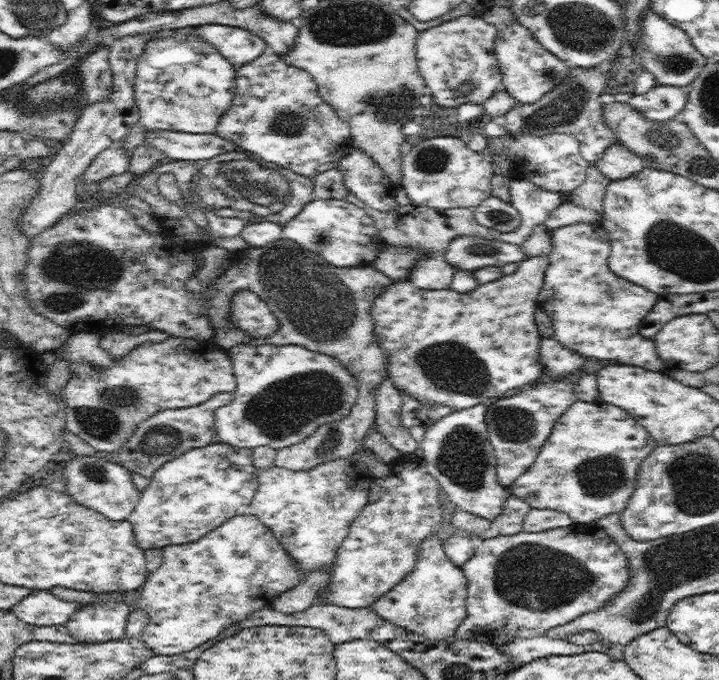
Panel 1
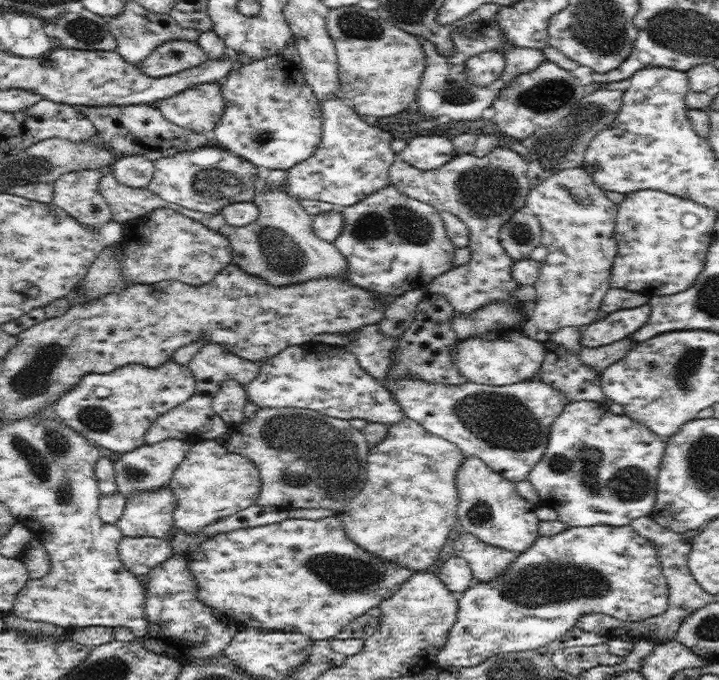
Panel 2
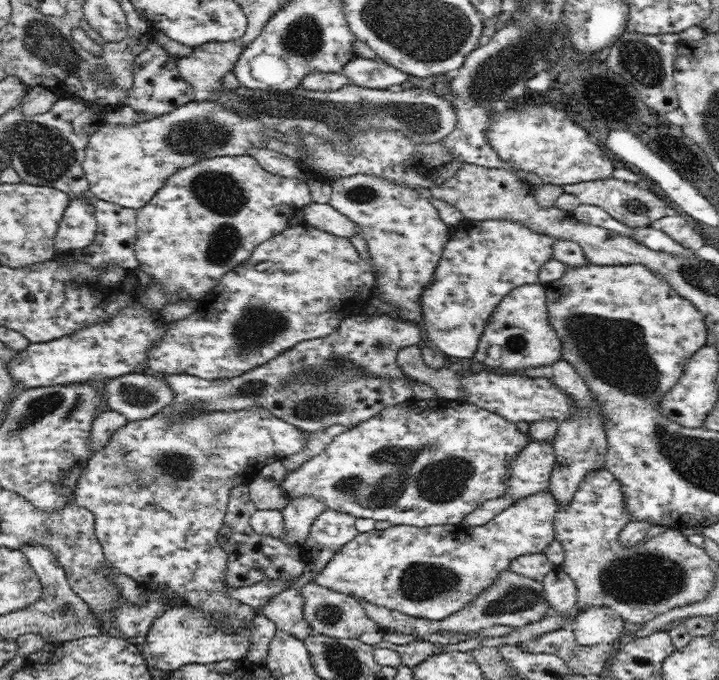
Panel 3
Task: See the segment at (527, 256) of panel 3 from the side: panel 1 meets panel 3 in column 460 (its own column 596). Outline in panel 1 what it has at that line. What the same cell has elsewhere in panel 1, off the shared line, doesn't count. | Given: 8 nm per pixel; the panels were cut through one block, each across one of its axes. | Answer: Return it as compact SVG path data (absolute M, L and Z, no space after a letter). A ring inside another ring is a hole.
M584 221L553 229L551 243L553 249L549 255L544 284L538 294L538 306L552 319L556 340L582 356L617 360L620 364L638 365L653 371L668 371L669 367L660 358L655 342L644 338L639 331L641 321L654 308L660 295L623 279L610 270L608 258L612 250L611 242L600 222Z

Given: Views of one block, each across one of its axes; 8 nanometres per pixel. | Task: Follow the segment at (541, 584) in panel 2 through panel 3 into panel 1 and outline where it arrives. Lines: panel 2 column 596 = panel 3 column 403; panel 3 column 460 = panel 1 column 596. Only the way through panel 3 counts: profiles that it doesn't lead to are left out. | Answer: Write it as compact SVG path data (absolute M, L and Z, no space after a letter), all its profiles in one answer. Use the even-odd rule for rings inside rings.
M578 524L542 532L520 531L510 536L495 536L478 541L472 558L461 566L468 582L467 615L454 635L472 639L494 636L502 628L516 626L520 638L536 638L551 628L572 622L580 615L604 606L616 594L624 591L630 580L624 551L611 535L597 524Z

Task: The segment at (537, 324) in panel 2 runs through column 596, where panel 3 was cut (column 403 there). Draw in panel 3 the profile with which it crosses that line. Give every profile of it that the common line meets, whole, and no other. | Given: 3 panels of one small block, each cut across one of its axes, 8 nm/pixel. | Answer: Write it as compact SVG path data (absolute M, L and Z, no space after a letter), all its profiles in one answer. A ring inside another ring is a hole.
M358 172L330 183L329 203L360 227L362 237L368 243L380 297L392 305L393 315L397 318L422 324L420 294L432 282L449 239L449 227L440 218L437 208L430 199L420 197L419 188L410 188L373 174Z

